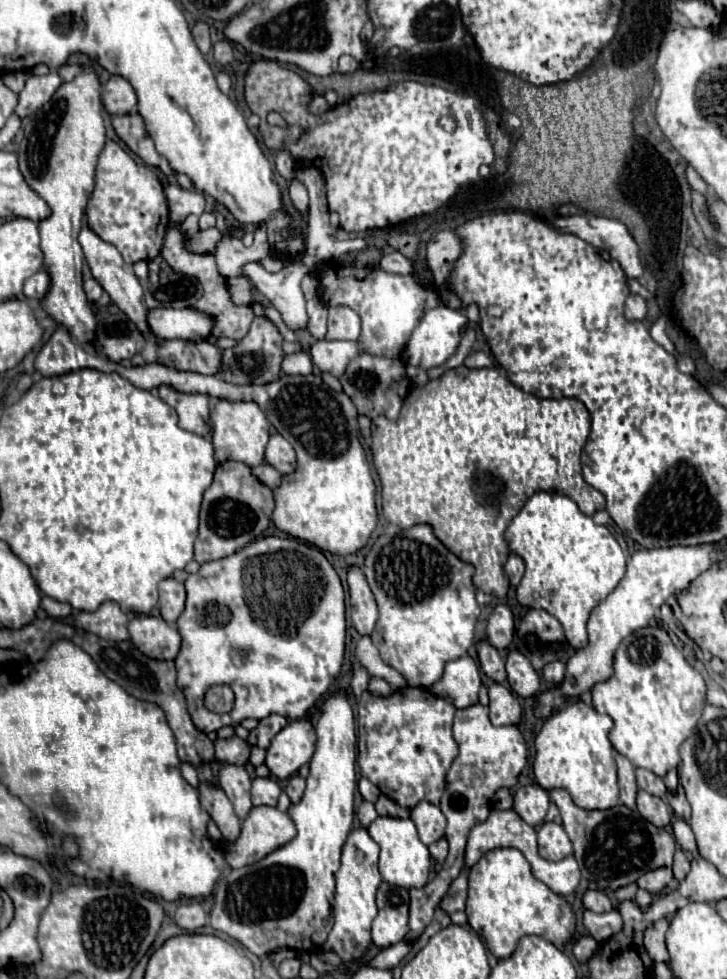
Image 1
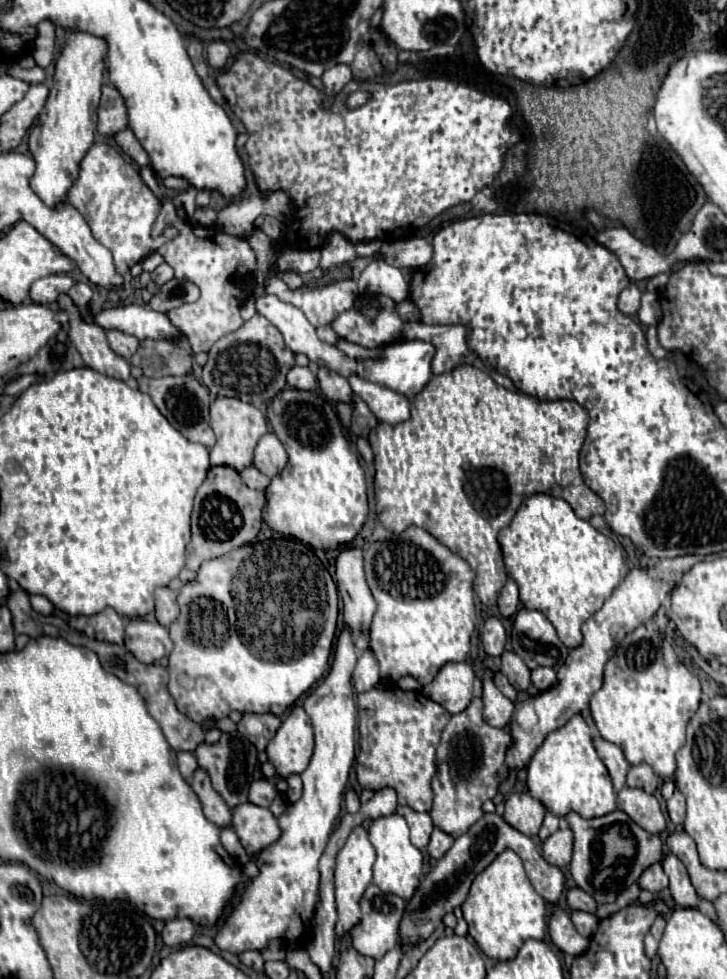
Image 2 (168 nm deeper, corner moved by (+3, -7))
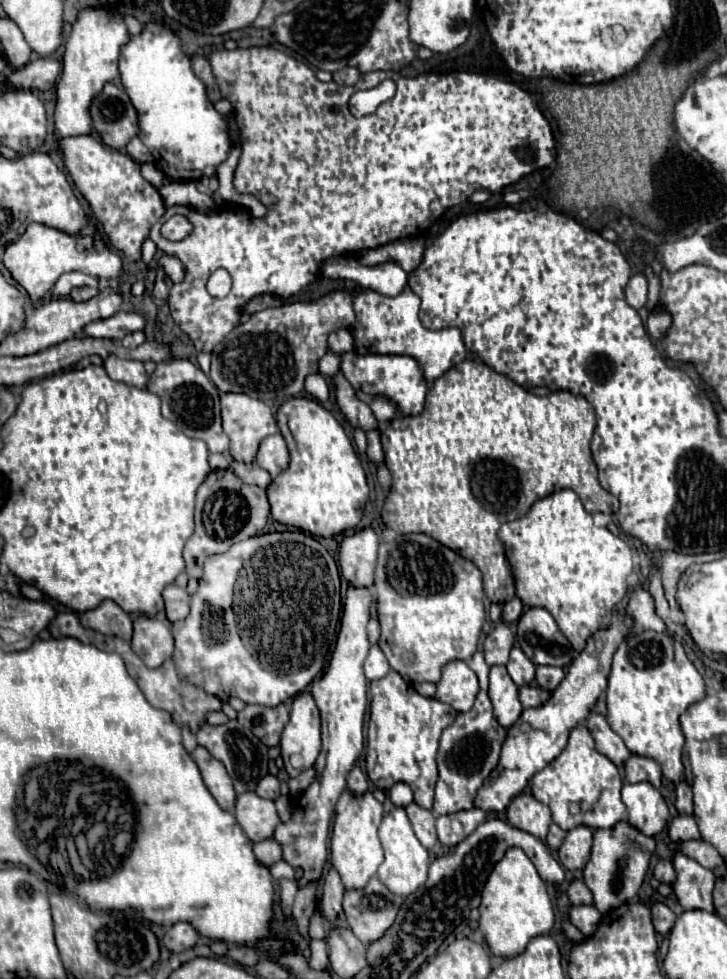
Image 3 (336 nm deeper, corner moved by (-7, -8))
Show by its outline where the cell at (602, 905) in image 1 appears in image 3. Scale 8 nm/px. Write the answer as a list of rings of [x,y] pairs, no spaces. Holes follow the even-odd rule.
[[[576,880],[570,884],[568,888],[568,896],[572,900],[572,904],[594,904],[594,896],[592,892],[588,890],[588,886],[582,882],[582,880]]]

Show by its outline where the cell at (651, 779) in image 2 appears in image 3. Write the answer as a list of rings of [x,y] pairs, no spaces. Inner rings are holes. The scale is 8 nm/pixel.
[[[630,756],[630,760],[624,764],[626,780],[632,784],[638,782],[650,782],[654,788],[660,788],[662,784],[662,770],[656,760],[642,758],[642,756]]]

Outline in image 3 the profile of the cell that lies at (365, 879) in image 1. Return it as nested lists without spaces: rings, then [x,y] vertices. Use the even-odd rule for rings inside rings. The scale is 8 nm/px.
[[[348,790],[340,796],[336,804],[334,832],[332,832],[332,866],[338,870],[346,888],[360,890],[376,874],[384,860],[384,850],[378,840],[378,826],[382,820],[382,804],[368,792],[362,798],[354,798]]]

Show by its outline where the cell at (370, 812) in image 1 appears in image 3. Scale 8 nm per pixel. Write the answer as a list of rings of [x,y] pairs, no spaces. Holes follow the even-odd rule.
[[[354,766],[354,768],[350,770],[348,788],[350,788],[350,794],[352,794],[352,796],[364,796],[364,794],[368,792],[368,780],[366,780],[366,776],[362,774],[360,766]]]

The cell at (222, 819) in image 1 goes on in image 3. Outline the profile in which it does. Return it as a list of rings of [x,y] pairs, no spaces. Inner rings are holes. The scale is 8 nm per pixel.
[[[198,746],[192,752],[192,758],[198,764],[198,768],[202,772],[202,780],[206,784],[206,788],[210,790],[210,794],[214,796],[214,800],[218,802],[218,806],[222,810],[232,810],[236,804],[236,794],[230,784],[230,776],[226,772],[226,768],[222,768],[222,762],[214,760],[210,756],[210,752],[206,752],[206,748],[202,748],[202,746]]]

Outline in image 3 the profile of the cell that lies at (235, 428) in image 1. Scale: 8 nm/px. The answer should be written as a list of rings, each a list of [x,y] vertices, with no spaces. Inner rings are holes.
[[[222,394],[220,396],[220,408],[222,408],[222,424],[224,424],[224,432],[230,438],[230,454],[236,462],[254,462],[256,452],[260,442],[278,432],[278,424],[276,418],[272,414],[272,410],[262,402],[262,400],[254,400],[250,396],[242,396],[242,394]]]

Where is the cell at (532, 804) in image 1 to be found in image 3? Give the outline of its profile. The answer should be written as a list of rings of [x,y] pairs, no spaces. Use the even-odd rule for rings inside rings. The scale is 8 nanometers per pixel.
[[[532,794],[516,796],[508,804],[506,818],[508,818],[510,824],[514,824],[514,828],[530,832],[532,836],[538,836],[540,840],[546,838],[548,826],[552,822],[550,808],[542,802],[538,802]]]

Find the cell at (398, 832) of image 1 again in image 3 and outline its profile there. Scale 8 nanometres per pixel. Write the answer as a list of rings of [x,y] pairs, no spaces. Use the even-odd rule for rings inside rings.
[[[392,808],[380,824],[380,842],[384,848],[384,862],[378,868],[378,878],[382,880],[382,884],[386,884],[386,888],[390,888],[390,892],[406,898],[410,896],[420,884],[426,882],[428,876],[428,866],[430,866],[430,858],[428,858],[428,850],[418,842],[412,824],[406,816],[404,808]]]

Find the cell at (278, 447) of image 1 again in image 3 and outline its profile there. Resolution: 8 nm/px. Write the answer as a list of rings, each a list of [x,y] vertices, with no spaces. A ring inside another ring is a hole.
[[[276,432],[276,434],[268,436],[266,440],[262,440],[260,458],[256,458],[256,462],[260,464],[260,468],[268,470],[272,478],[288,468],[290,454],[288,454],[286,440],[284,440],[284,436],[280,432]]]

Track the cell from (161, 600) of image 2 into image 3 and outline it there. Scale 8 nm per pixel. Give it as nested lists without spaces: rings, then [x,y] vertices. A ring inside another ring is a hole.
[[[168,584],[162,592],[164,602],[166,602],[166,618],[170,622],[184,620],[190,610],[190,596],[186,590],[178,588],[176,584]]]

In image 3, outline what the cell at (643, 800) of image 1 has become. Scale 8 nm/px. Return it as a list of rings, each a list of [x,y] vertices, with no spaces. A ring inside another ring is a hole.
[[[624,784],[622,802],[628,810],[628,822],[634,824],[642,834],[660,834],[670,818],[666,800],[652,784]]]

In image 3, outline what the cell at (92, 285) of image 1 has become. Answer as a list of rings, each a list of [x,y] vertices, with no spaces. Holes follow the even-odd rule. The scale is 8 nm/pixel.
[[[82,286],[82,288],[74,288],[74,292],[70,292],[70,298],[76,300],[76,302],[86,302],[90,298],[94,298],[98,294],[96,288],[88,288],[88,286]]]

